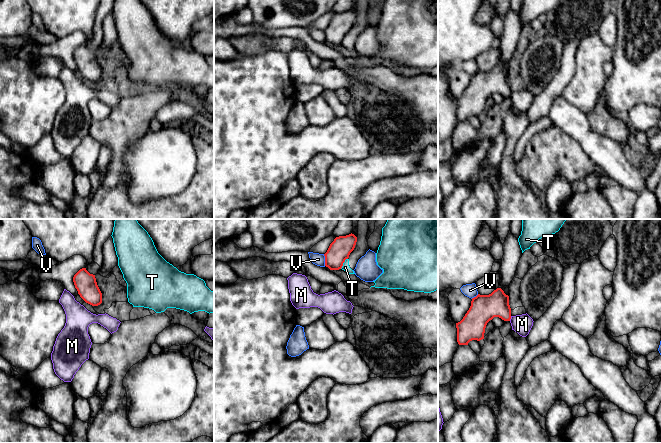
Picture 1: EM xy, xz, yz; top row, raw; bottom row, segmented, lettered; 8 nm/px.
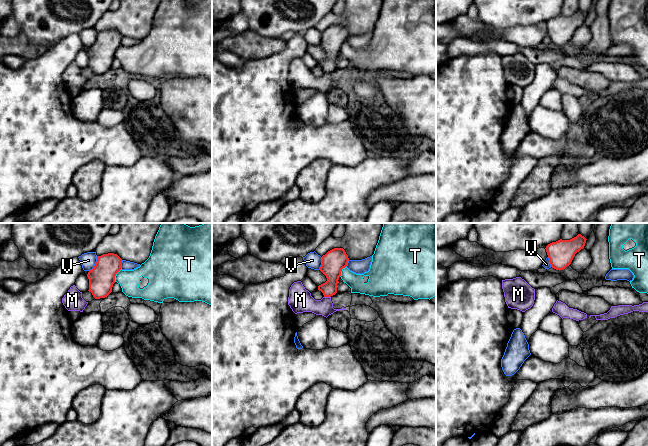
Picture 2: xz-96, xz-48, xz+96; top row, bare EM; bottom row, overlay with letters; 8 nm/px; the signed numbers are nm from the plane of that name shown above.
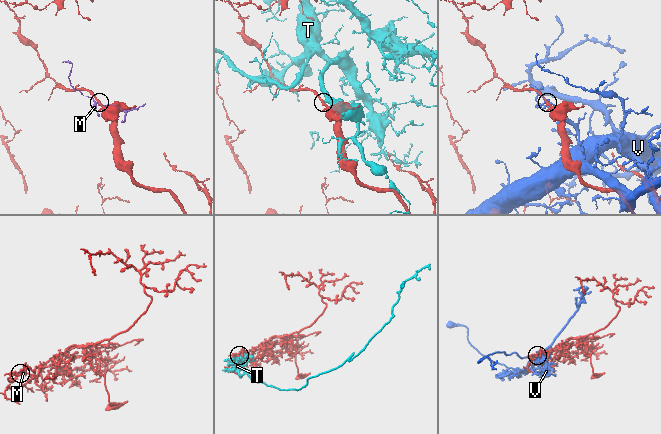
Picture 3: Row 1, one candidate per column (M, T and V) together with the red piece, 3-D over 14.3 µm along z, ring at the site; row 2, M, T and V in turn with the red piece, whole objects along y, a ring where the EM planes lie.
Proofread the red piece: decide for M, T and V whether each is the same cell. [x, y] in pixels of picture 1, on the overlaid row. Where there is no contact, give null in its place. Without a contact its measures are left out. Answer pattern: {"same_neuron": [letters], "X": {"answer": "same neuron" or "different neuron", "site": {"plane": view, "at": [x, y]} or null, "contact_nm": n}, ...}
{"same_neuron": [], "M": {"answer": "different neuron", "site": {"plane": "yz", "at": [510, 318]}, "contact_nm": 40}, "T": {"answer": "different neuron", "site": {"plane": "xz", "at": [343, 262]}, "contact_nm": 110}, "V": {"answer": "different neuron", "site": {"plane": "xz", "at": [325, 260]}, "contact_nm": 100}}

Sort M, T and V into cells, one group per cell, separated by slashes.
M / T / V

